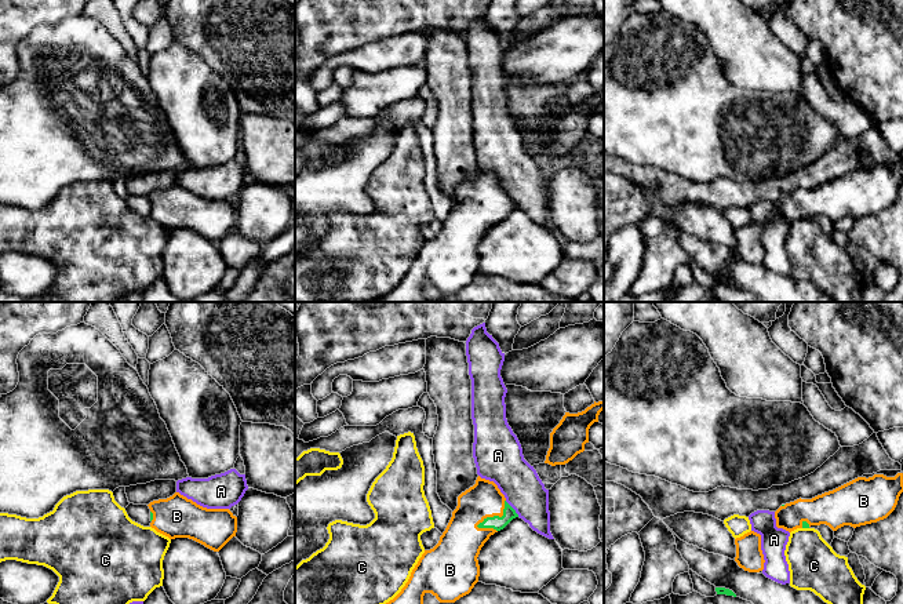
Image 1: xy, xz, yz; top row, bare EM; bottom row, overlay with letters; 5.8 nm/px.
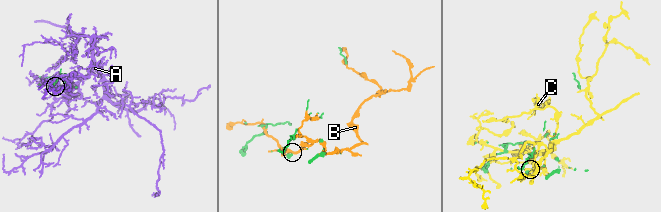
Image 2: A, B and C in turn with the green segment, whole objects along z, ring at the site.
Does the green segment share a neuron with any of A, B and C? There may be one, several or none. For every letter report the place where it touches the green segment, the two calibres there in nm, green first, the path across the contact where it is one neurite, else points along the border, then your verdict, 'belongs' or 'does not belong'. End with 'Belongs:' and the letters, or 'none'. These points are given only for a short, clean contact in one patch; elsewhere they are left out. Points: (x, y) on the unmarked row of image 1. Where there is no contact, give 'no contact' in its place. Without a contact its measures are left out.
A: xz (513, 200) | 80/240 nm | does not belong
B: xz (496, 207) | 80/240 nm | belongs
C: yz (805, 218) | 40/300 nm | does not belong
Belongs: B

